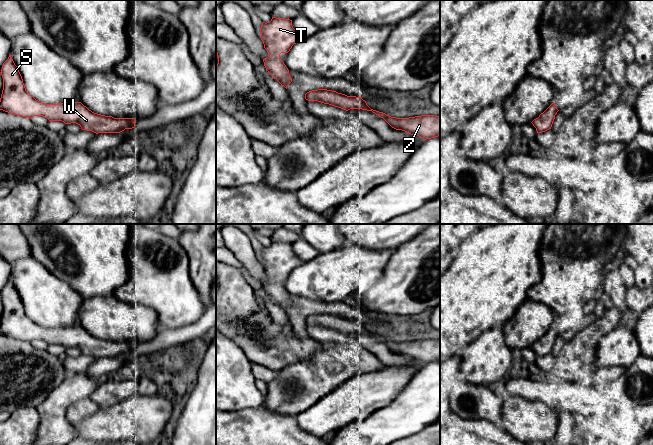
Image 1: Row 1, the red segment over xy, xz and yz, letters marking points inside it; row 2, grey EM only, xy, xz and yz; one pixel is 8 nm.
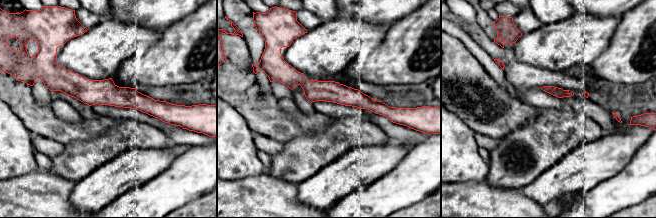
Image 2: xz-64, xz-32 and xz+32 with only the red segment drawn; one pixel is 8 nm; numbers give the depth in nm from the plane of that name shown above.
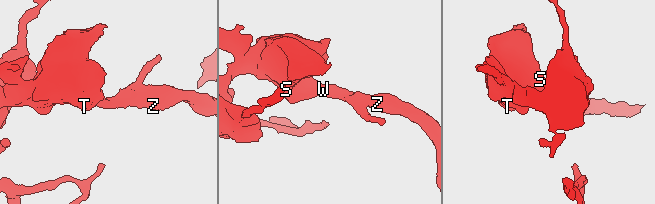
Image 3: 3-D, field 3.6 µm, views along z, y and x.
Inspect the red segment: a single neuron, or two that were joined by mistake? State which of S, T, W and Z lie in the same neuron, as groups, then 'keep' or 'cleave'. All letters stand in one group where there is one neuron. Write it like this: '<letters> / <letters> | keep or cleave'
S T W Z | keep

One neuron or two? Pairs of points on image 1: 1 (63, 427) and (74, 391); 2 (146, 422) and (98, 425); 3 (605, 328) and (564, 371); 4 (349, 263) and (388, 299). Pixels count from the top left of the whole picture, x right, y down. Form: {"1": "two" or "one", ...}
{"1": "one", "2": "one", "3": "one", "4": "two"}

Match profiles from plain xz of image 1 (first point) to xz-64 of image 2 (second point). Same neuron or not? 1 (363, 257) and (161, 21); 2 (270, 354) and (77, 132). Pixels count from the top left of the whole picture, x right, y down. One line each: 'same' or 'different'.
1: different
2: same

